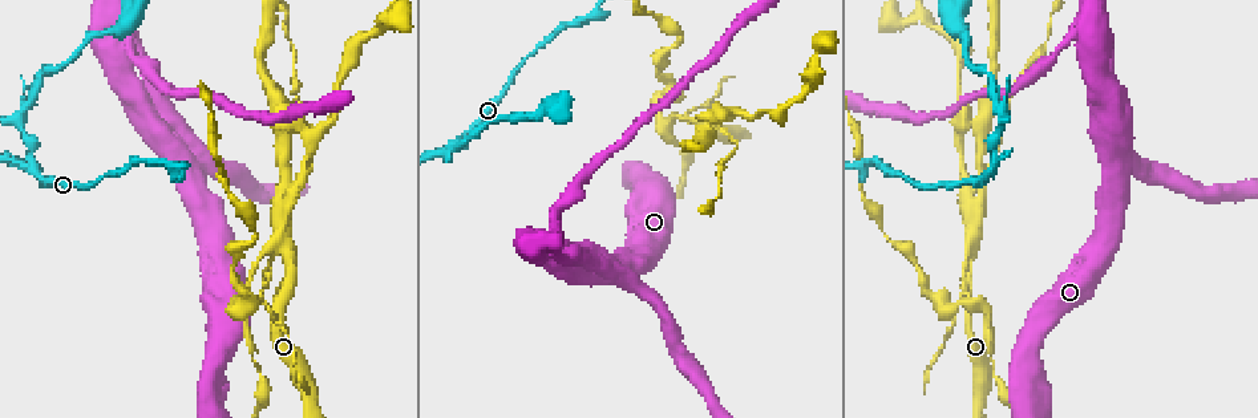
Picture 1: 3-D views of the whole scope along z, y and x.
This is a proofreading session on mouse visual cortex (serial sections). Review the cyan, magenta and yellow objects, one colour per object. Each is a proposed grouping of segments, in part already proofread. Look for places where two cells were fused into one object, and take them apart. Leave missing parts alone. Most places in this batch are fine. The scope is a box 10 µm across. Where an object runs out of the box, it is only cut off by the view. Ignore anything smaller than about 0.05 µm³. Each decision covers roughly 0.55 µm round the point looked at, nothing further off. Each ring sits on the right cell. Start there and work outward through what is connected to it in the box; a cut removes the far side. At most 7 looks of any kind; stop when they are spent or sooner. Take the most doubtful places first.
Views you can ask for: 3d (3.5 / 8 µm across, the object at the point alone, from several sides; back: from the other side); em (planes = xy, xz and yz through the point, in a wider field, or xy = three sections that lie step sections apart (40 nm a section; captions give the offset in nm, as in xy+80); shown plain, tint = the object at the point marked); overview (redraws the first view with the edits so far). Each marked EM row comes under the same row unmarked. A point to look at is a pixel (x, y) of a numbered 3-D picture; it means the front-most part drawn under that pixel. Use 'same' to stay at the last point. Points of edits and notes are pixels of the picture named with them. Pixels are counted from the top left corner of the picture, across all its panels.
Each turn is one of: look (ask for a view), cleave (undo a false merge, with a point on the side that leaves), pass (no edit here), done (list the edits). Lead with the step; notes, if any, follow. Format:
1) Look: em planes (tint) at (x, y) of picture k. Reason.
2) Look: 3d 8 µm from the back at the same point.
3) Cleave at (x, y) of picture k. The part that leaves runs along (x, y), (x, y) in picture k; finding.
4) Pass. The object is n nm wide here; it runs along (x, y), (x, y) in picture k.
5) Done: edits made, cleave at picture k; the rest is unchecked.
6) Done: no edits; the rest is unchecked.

Look: 3d 3.5 µm at (281, 241) of picture 1. Three-way junction.

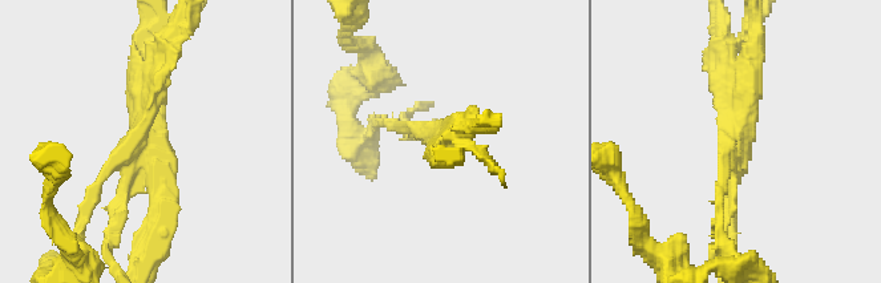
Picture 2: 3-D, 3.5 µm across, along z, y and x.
Look: em xy step 3 (tint) at (143, 149) of picture 2. Now the EM.

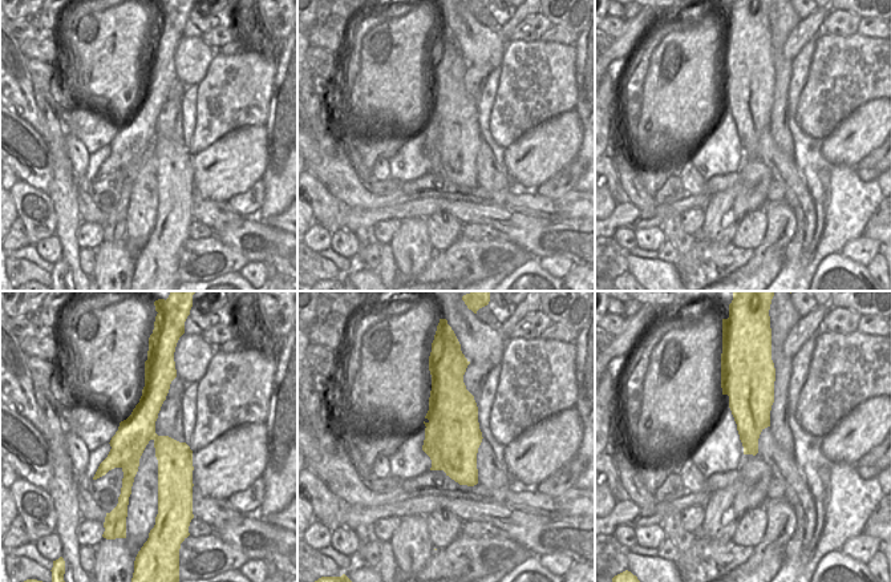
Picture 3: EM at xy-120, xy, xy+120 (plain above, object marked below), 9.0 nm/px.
Pass. It runs along (157, 229), (141, 148), (166, 65) in picture 2; one cell here.

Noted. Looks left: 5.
Look: 3d 3.5 µm at (550, 232) of picture 1. Calibre changes.

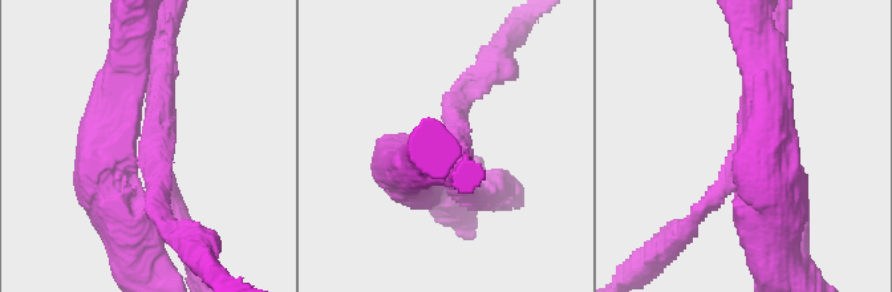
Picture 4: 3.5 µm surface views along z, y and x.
Look: em xy step 5 (tint) at (147, 158) of picture 4.

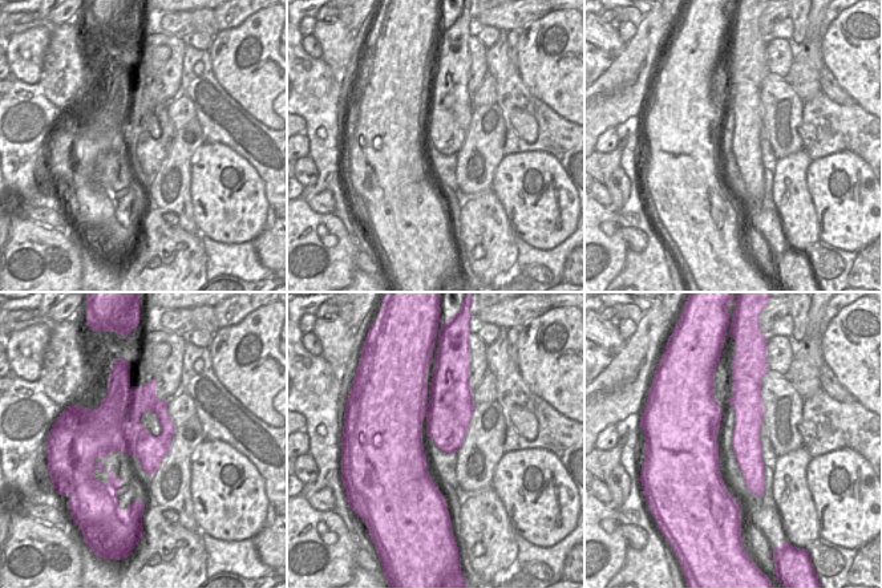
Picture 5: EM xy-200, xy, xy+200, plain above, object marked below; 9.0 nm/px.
Pass. It runs along (412, 171), (441, 141), (469, 195) in picture 4; one cell here.

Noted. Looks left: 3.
Look: 3d 3.5 µm at (927, 288) of picture 1. Sudden change in width.

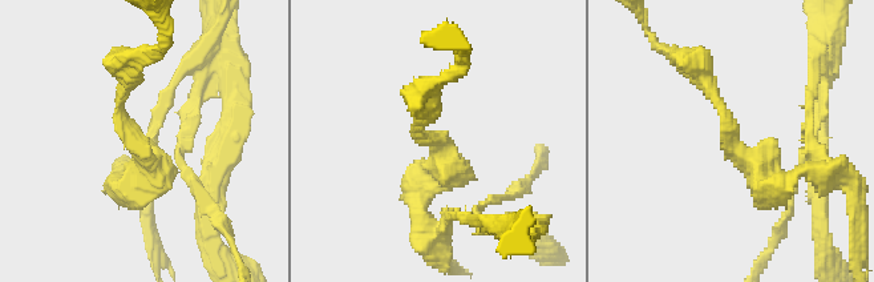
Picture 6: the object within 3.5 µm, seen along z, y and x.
Look: em xy step 1 (tint) at (136, 146) of picture 6. The arms are 150, 350 nm wide; now the EM.

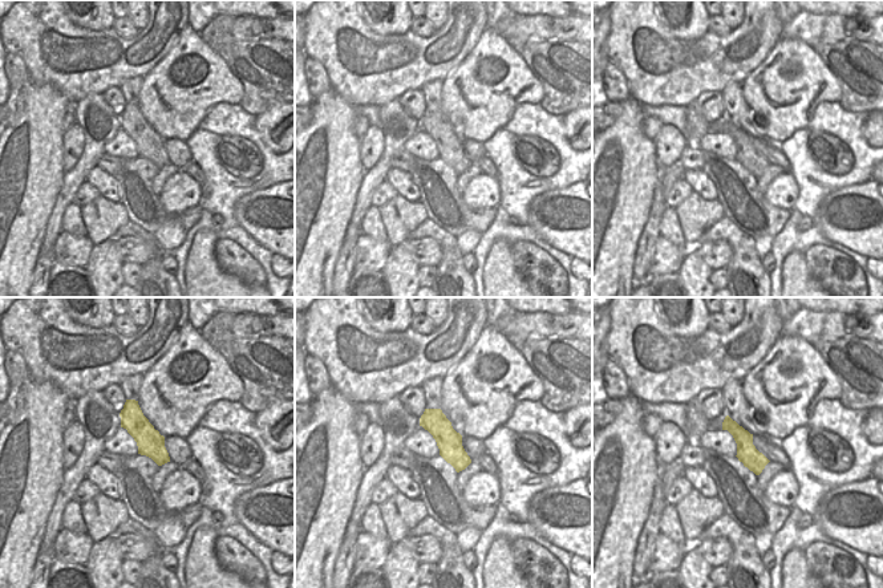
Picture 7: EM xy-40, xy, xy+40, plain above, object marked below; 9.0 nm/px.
Pass. It runs along (428, 412), (449, 441), (461, 466) in picture 7; one cell here.

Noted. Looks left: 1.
Done: no edits; the rest is unchecked.

